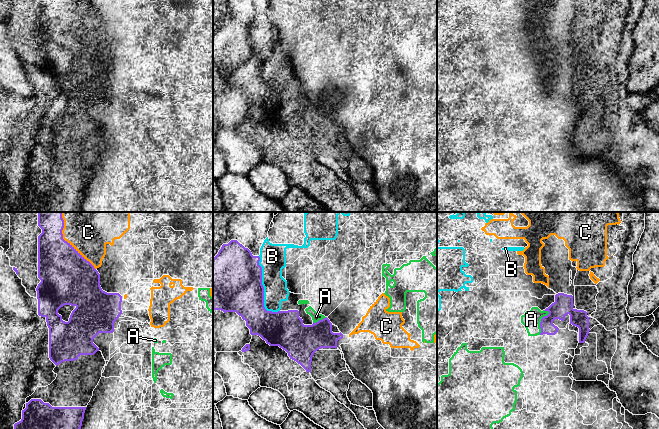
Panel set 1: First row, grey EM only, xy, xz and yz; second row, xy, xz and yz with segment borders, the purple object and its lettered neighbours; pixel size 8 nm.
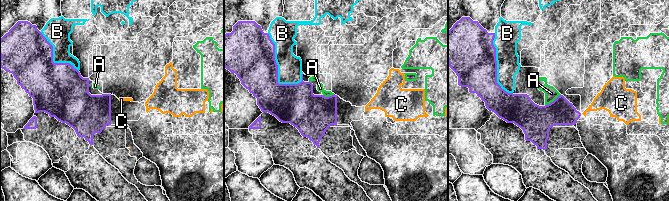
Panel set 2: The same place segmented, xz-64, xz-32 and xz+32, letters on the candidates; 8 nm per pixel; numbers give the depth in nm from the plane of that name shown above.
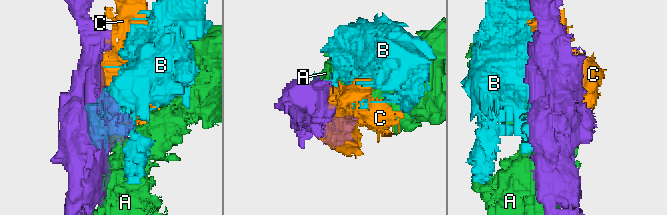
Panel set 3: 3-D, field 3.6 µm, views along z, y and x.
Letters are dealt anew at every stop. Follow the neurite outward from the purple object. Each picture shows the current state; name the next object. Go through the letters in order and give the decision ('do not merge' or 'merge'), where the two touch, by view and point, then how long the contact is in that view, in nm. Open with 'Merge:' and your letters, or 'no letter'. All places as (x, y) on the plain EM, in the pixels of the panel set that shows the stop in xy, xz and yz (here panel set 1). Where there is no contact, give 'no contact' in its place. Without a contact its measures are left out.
Merge: no letter
A: do not merge; contact yz (540, 98); length 220 nm
B: do not merge; contact xz (263, 64); length 480 nm
C: do not merge; contact xy (73, 23); length 440 nm

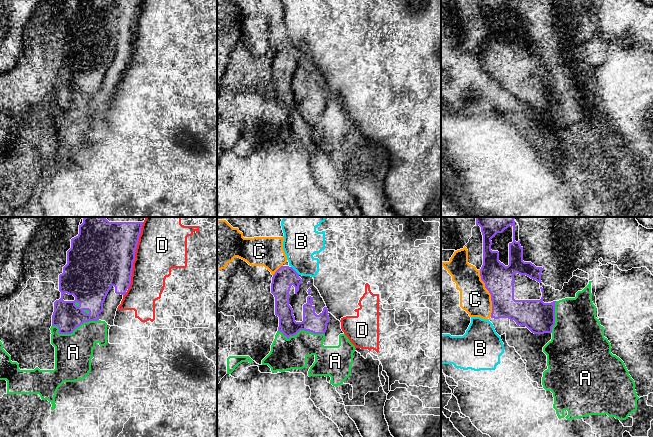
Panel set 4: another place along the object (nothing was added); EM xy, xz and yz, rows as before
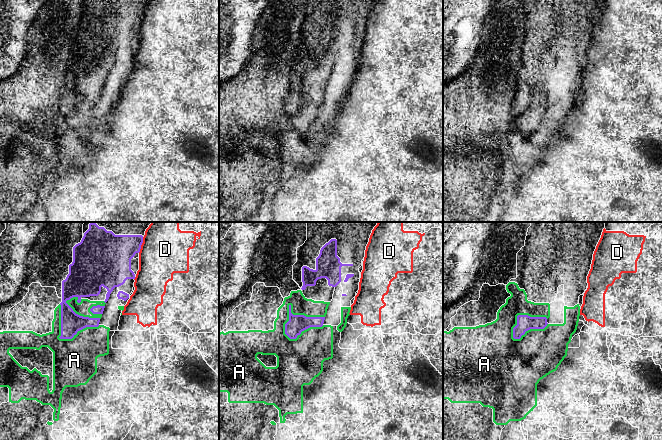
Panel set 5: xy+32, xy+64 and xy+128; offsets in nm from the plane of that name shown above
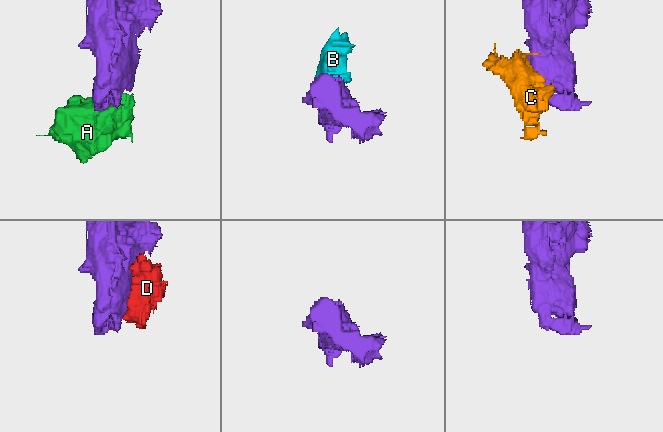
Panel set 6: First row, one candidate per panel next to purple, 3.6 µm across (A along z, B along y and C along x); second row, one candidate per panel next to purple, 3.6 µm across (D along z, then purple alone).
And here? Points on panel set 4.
Merge: A
A: merge; contact xy (73, 106); length 380 nm
B: do not merge; contact xz (294, 46); length 100 nm
C: do not merge; contact yz (489, 68); length 380 nm
D: do not merge; contact xy (134, 32); length 550 nm

